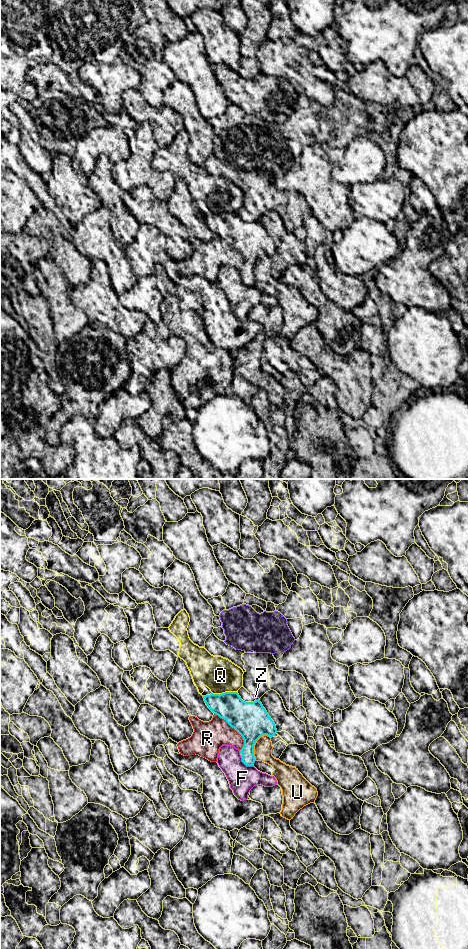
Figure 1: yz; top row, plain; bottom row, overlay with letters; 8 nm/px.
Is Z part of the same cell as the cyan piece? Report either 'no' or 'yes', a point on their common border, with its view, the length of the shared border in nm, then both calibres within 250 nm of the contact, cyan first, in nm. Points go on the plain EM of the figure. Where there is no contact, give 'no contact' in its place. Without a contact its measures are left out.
no | yz (258, 219) | 30 nm | 280/40 nm

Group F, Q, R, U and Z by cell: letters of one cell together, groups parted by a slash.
F / Q / R / U / Z

